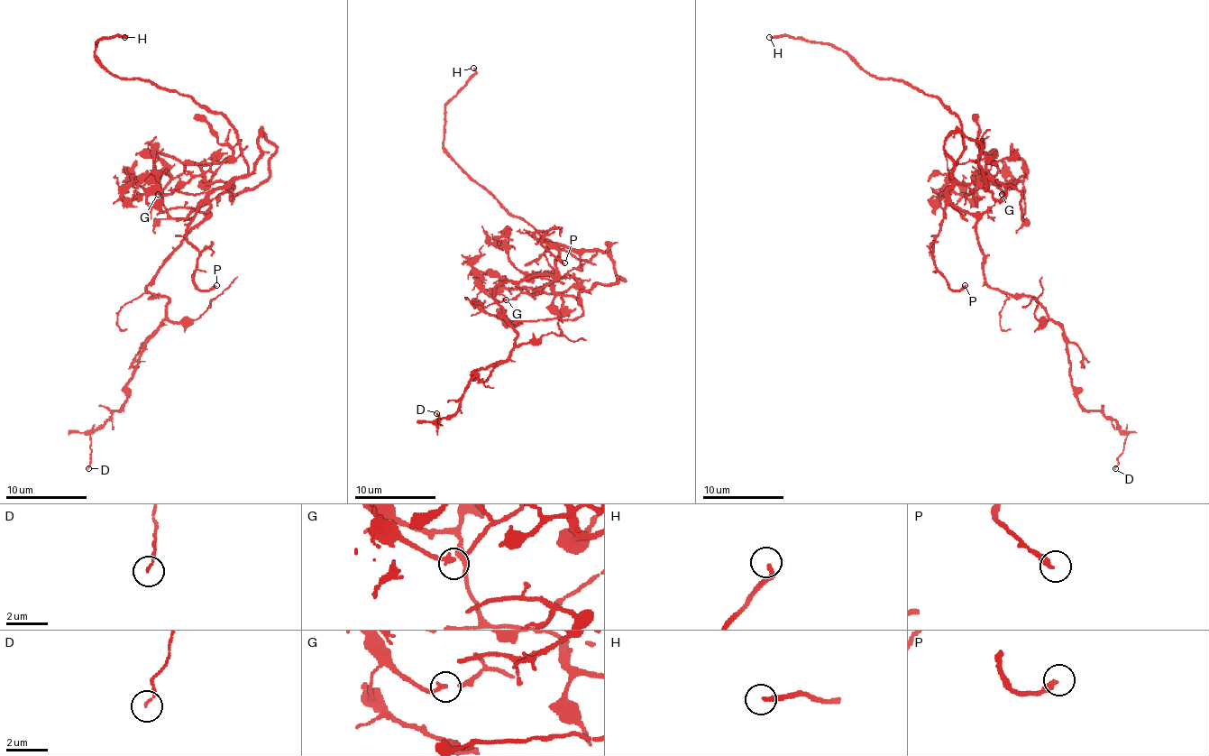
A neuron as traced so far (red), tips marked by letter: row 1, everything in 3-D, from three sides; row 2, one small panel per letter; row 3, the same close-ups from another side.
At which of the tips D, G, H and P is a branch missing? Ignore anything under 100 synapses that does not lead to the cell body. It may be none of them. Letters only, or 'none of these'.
H

